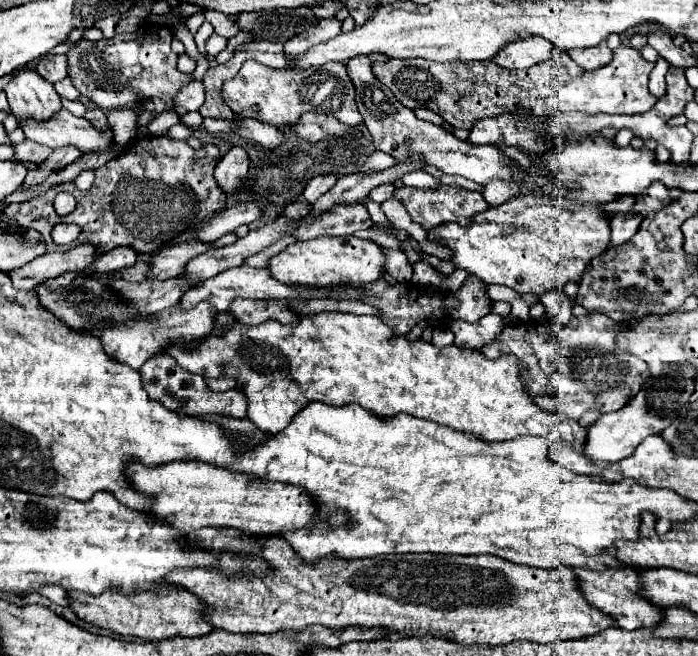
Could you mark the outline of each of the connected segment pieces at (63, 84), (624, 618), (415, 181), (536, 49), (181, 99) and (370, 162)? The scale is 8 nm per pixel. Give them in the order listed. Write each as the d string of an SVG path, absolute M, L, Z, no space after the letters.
M65 77L65 79L59 81L59 83L55 83L55 91L57 91L61 97L65 97L65 99L77 99L77 97L79 97L79 91L73 87L73 83L71 83L69 77Z
M631 567L625 569L605 569L605 571L591 571L591 569L575 569L575 577L579 583L579 591L583 593L585 601L589 605L595 605L603 613L611 613L615 617L617 625L621 629L641 629L641 627L653 627L657 625L663 615L661 609L651 605L647 599L637 595L639 589L639 577L637 571Z
M411 171L405 177L401 177L401 181L405 185L417 187L417 189L433 189L433 187L439 185L439 181L433 175L429 175L427 171Z
M529 37L527 41L515 41L507 45L507 49L503 49L503 53L499 53L499 57L493 57L491 61L505 69L527 69L549 59L555 59L553 45L545 39Z
M191 81L189 85L181 87L173 97L173 105L183 107L187 111L199 111L203 101L205 101L205 89L201 81Z
M375 151L361 167L359 171L375 171L375 169L387 169L387 167L393 167L395 165L395 159L391 159L391 155L387 153L381 153L381 151Z

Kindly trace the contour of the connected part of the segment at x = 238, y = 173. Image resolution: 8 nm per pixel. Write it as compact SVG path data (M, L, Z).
M237 145L231 147L221 157L219 165L215 167L215 179L219 181L219 187L225 193L233 193L237 191L237 187L243 185L243 179L247 177L247 169L249 169L249 155L241 145Z

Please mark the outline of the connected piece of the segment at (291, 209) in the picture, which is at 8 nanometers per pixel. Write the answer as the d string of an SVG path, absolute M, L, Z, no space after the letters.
M299 201L299 203L291 203L285 207L285 217L287 219L303 219L307 217L311 211L311 205L307 201Z

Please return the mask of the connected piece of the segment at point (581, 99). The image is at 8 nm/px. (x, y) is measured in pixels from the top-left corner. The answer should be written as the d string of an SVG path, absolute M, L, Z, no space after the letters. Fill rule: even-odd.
M619 45L613 51L611 65L605 65L603 69L597 69L595 73L583 73L583 77L573 77L569 81L569 85L563 87L547 103L553 109L557 109L559 113L569 113L569 111L577 111L583 115L599 115L599 113L635 115L635 113L645 113L657 103L657 97L653 97L647 89L649 73L653 67L655 67L655 63L645 61L637 49Z

